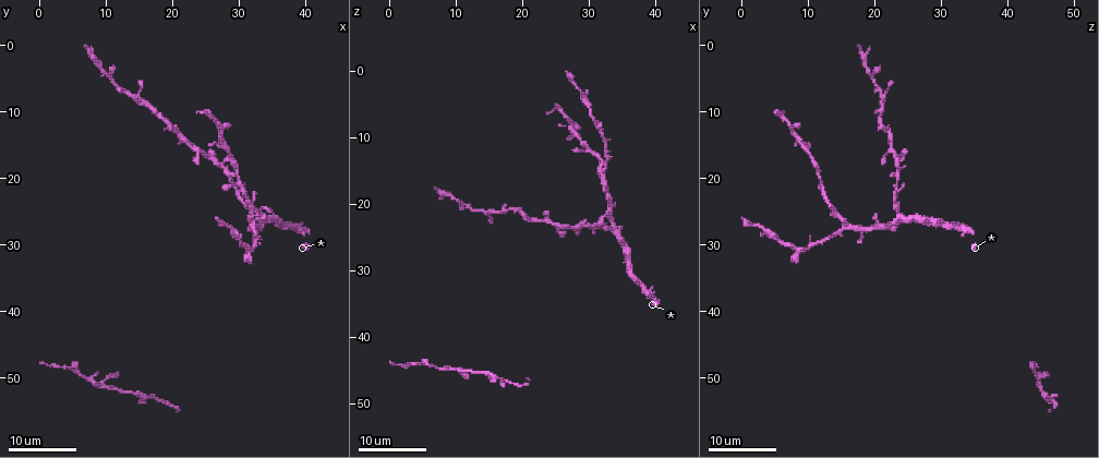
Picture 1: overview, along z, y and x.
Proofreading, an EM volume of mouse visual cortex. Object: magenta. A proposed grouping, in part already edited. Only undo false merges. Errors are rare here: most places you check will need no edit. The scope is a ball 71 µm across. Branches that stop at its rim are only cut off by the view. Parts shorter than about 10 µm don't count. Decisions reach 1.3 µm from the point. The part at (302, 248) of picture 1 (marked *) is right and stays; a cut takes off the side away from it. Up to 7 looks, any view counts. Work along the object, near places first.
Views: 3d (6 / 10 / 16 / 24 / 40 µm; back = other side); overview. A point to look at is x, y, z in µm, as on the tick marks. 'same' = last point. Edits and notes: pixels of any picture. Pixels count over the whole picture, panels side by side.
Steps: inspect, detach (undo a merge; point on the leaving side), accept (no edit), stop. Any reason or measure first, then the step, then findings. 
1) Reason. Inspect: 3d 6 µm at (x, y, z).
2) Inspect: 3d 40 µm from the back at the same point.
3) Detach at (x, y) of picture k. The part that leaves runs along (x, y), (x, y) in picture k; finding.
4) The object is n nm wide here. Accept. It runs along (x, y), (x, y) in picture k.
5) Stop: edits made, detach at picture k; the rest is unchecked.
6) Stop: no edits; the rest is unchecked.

Side arm on a straight run. Inspect: 3d 16 µm at (33.0, 25.5, 23.5).

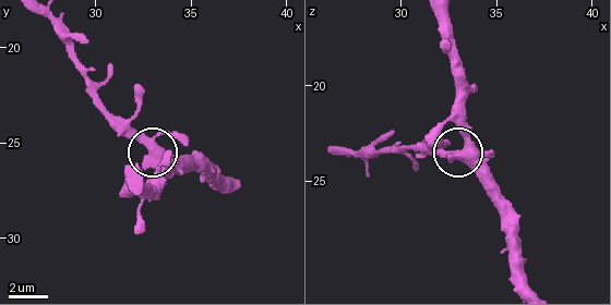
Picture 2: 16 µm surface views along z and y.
Inspect: 3d 6 µm at (33.1, 25.9, 23.7).

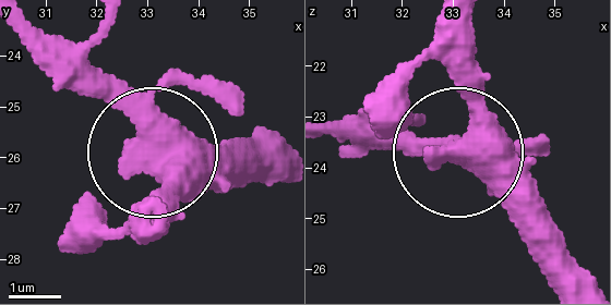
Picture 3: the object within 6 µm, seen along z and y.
3 arms meet here. Accept. It runs along (590, 281), (465, 151), (474, 51) in picture 3; all the same cell.

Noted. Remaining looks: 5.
Three-way junction. Inspect: 3d 16 µm at (32.0, 27.5, 15.5).

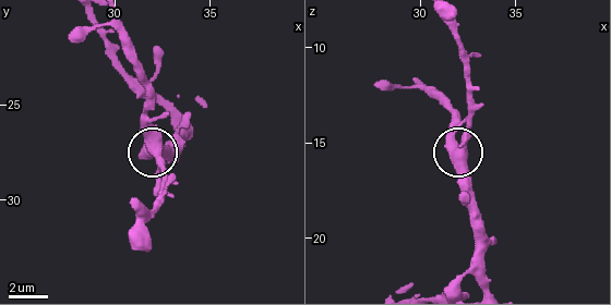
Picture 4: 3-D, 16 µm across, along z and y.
Inspect: 3d 10 µm at (31.9, 27.4, 15.3).

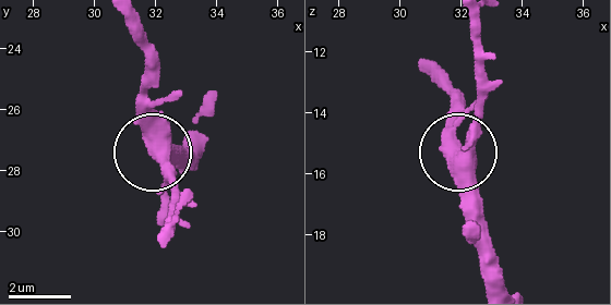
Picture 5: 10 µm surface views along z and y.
The object is 460 nm wide here. Accept. One cell here.

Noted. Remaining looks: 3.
Three arms meet. Inspect: 3d 16 µm at (8.0, 51.0, 44.5).

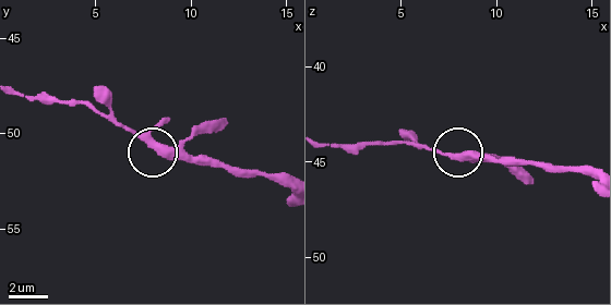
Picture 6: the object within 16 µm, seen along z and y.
Inspect: 3d 10 µm at (7.9, 50.5, 44.7).

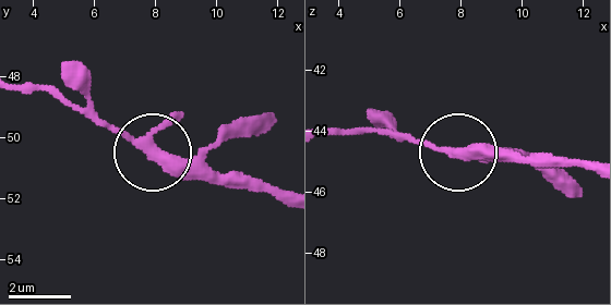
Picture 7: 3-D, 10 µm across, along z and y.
3 arms meet here. Accept. One cell here.

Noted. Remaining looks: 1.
Stop: no edits; the rest is unchecked.

